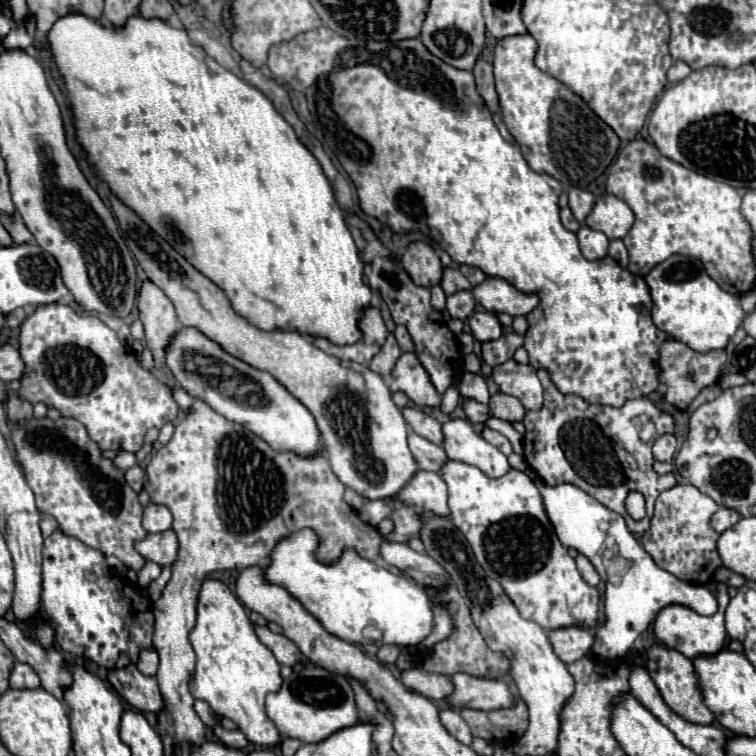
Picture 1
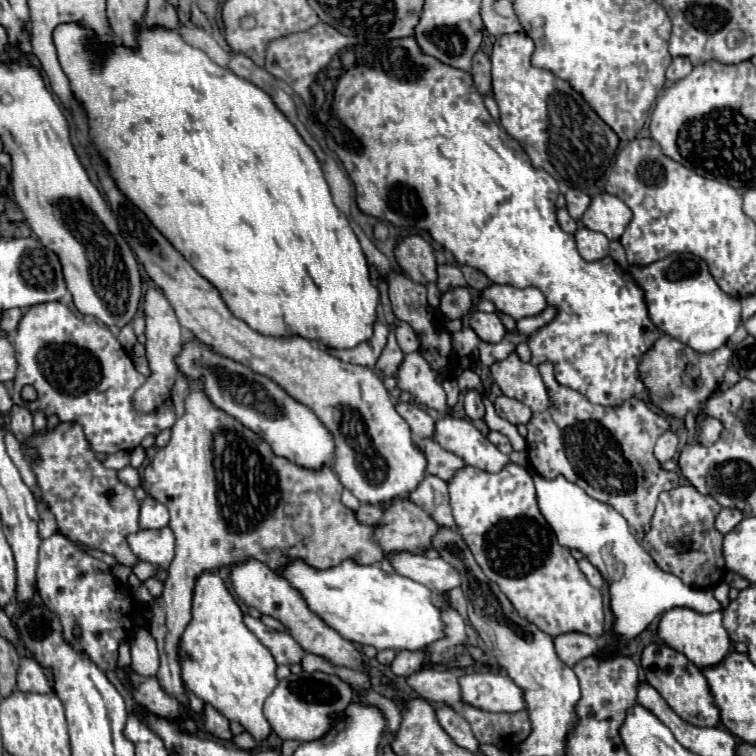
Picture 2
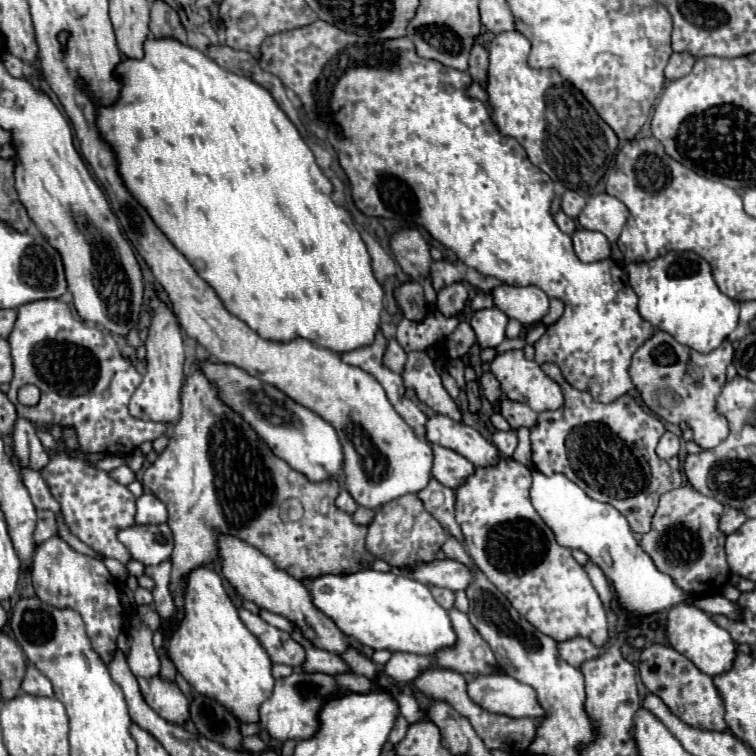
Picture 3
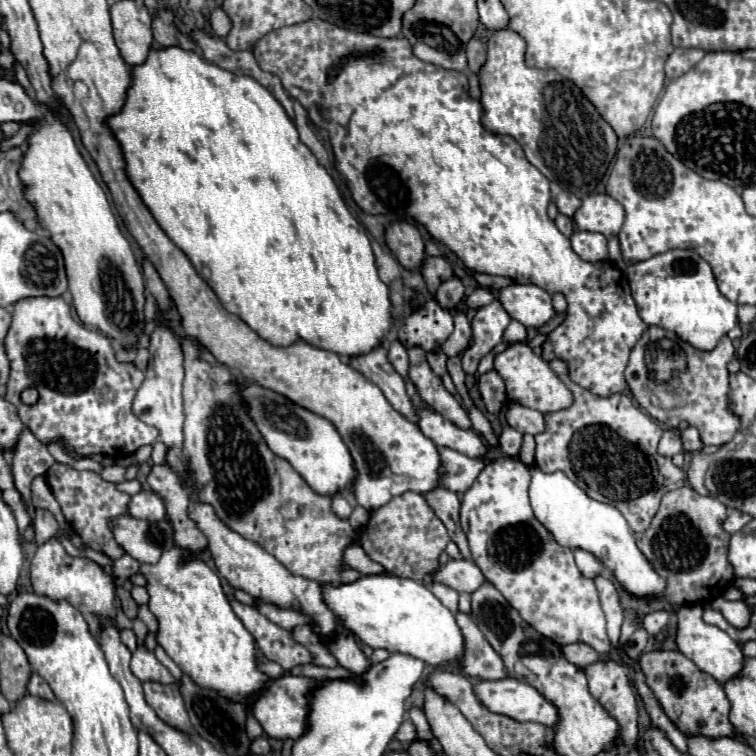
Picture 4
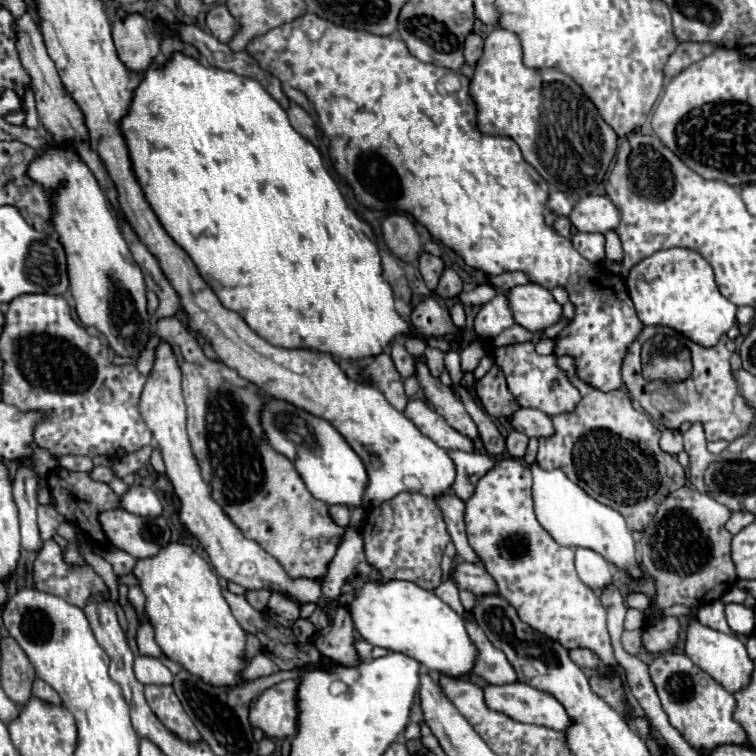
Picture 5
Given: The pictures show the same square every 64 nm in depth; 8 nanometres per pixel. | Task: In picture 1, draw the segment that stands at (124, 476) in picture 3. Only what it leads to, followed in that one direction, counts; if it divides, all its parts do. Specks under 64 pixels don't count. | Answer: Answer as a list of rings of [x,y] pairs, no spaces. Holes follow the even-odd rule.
[[[140,466],[130,468],[130,470],[126,472],[126,482],[130,484],[130,488],[132,488],[134,492],[140,492],[142,486],[144,486],[144,470],[142,470]]]

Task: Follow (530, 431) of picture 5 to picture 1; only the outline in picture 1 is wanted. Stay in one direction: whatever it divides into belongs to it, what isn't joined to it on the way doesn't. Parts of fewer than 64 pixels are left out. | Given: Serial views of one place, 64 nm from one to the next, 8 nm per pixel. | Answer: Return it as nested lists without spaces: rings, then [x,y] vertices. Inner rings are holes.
[[[496,392],[494,396],[490,396],[488,406],[496,418],[502,418],[506,422],[520,422],[526,412],[520,400],[516,400],[514,396],[502,394],[502,392]]]

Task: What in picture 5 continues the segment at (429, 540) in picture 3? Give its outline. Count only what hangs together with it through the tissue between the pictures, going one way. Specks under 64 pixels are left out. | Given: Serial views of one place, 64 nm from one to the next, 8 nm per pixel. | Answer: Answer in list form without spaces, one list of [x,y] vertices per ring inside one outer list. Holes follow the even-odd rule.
[[[402,492],[368,512],[362,534],[366,560],[382,572],[384,580],[410,580],[426,590],[434,590],[442,582],[440,558],[450,542],[450,534],[434,498]]]

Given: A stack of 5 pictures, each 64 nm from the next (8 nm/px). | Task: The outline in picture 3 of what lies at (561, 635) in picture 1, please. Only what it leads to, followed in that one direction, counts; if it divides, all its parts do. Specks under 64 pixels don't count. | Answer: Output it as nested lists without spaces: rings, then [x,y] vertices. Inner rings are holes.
[[[576,636],[572,640],[564,640],[564,642],[558,642],[558,652],[560,656],[572,664],[572,666],[580,666],[582,662],[586,660],[592,660],[600,654],[600,650],[588,640],[588,638],[582,638],[582,636]]]

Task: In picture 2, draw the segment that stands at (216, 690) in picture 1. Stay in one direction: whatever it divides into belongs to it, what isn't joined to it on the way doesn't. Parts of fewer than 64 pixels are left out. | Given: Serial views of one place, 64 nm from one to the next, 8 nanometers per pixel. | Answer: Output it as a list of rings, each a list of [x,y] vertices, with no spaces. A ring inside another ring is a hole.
[[[204,572],[198,578],[196,588],[194,588],[194,602],[192,602],[192,622],[186,628],[180,646],[182,646],[182,654],[190,656],[190,658],[182,660],[182,678],[188,686],[188,690],[194,692],[204,702],[212,704],[218,712],[224,712],[224,716],[228,716],[228,720],[240,722],[244,726],[244,730],[248,734],[252,734],[252,738],[256,742],[266,740],[270,736],[272,728],[262,714],[262,704],[278,684],[276,662],[274,662],[270,650],[266,646],[262,646],[262,642],[246,628],[244,614],[220,576]]]

